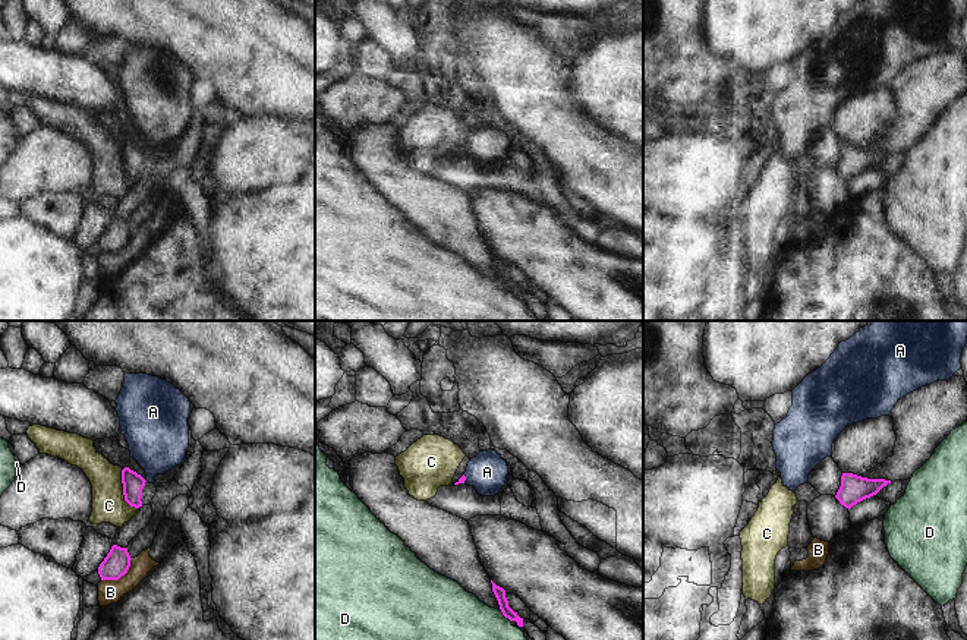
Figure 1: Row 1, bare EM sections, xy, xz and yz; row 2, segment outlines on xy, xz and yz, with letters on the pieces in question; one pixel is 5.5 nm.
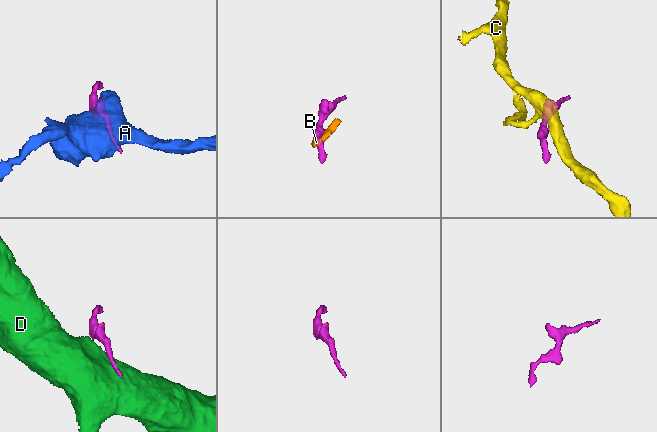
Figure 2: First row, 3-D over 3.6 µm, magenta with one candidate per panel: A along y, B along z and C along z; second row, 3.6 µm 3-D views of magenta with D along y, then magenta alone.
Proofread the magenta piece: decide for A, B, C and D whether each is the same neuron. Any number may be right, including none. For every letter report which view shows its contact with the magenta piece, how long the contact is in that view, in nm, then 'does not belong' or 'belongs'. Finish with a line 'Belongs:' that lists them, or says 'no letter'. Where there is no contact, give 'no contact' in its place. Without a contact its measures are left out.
A: contact in xz; length 50 nm; does not belong
B: contact in xy; length 220 nm; does not belong
C: contact in xy; length 240 nm; does not belong
D: contact in xz; length 80 nm; does not belong
Belongs: no letter

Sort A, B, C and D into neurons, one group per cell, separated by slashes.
A B / C / D

